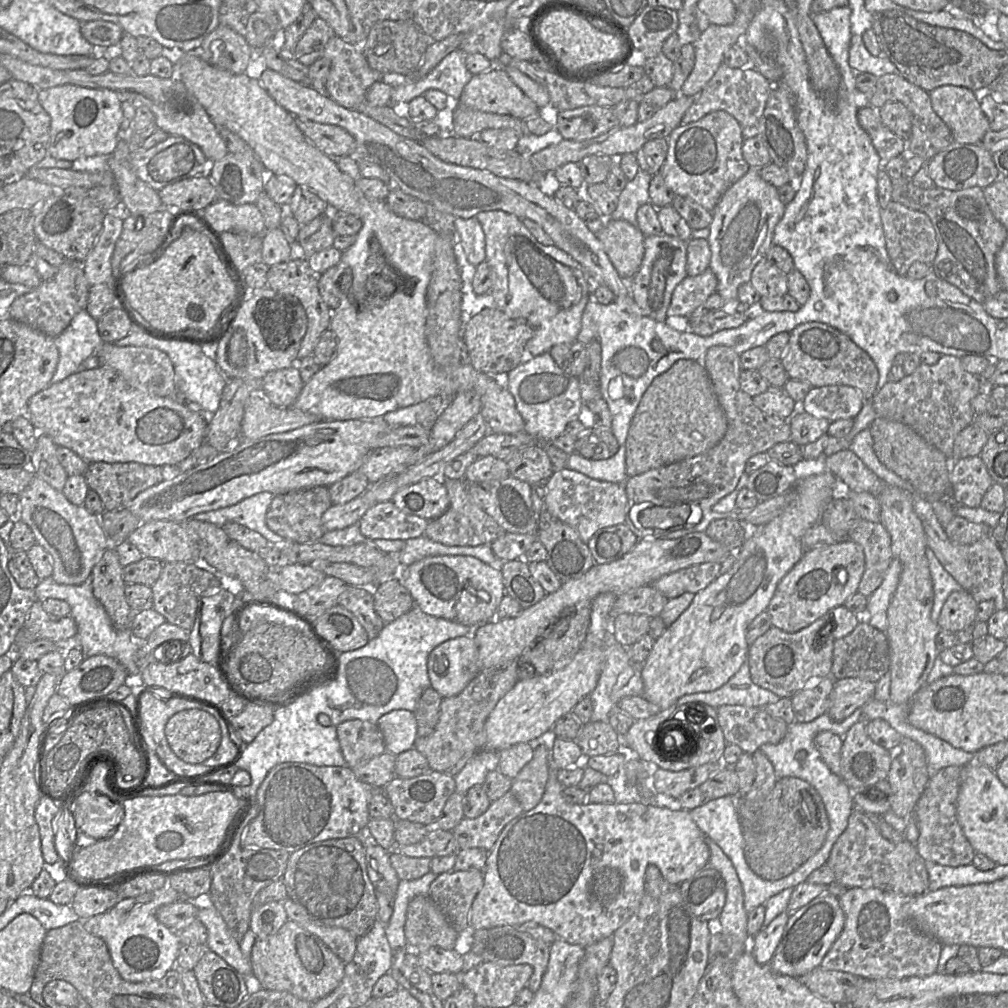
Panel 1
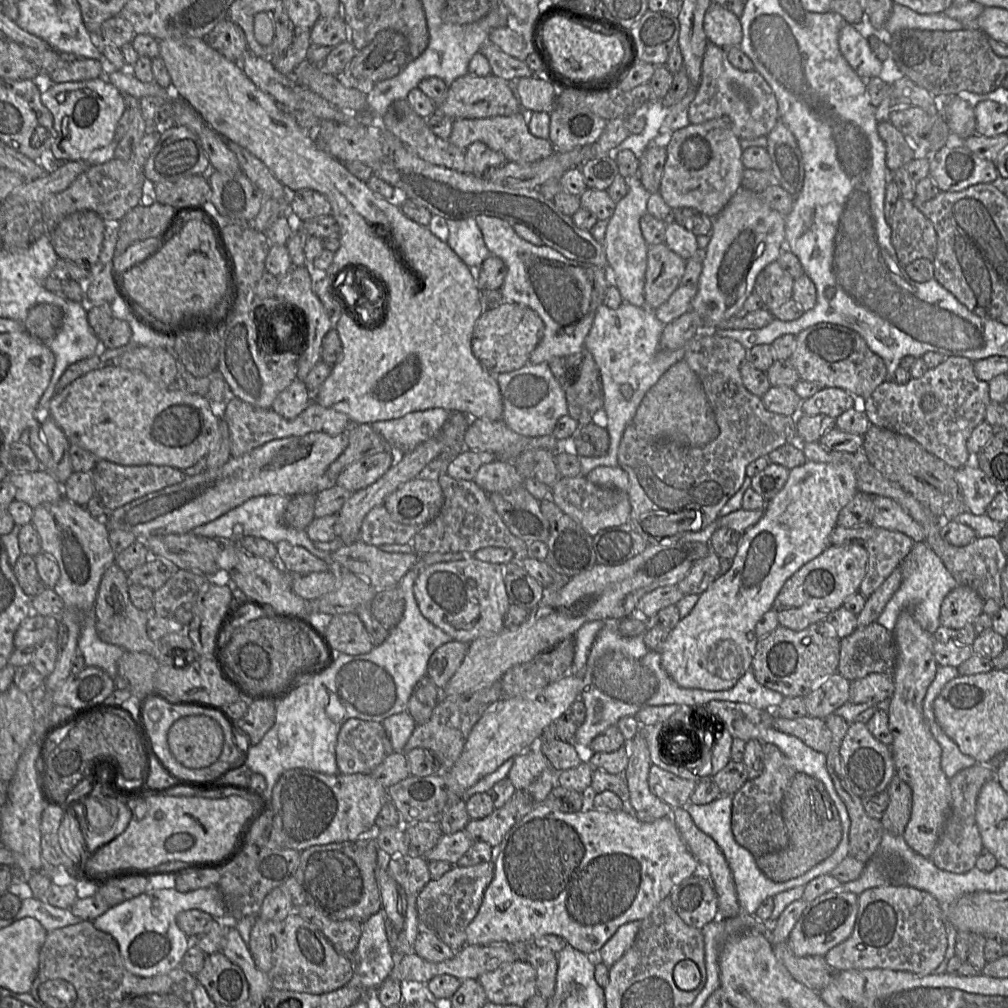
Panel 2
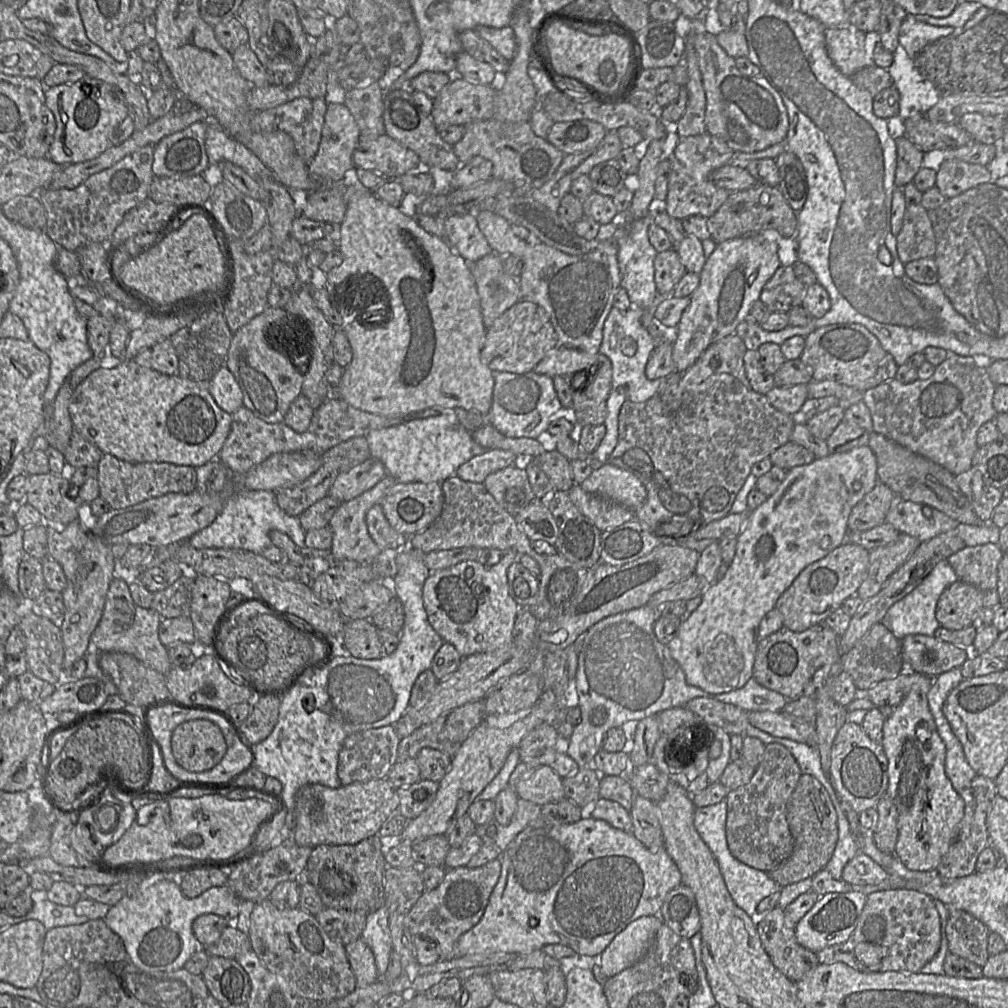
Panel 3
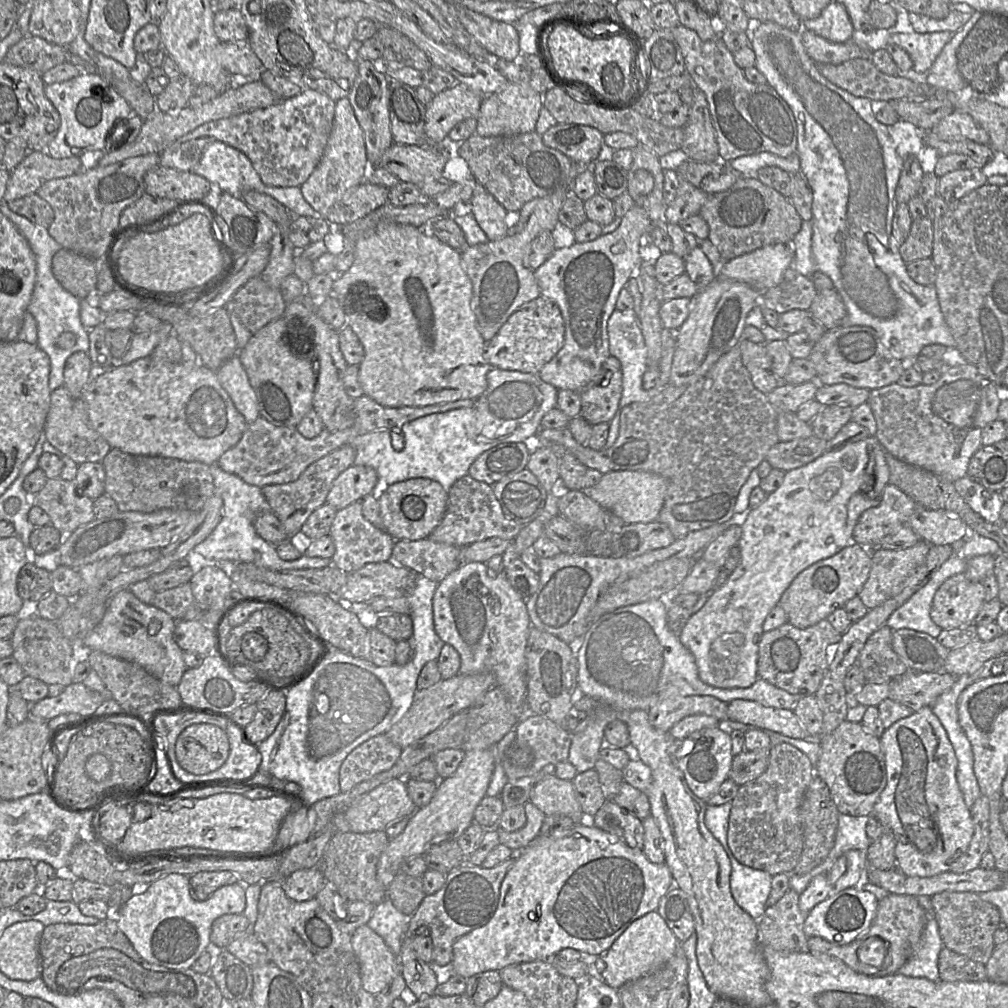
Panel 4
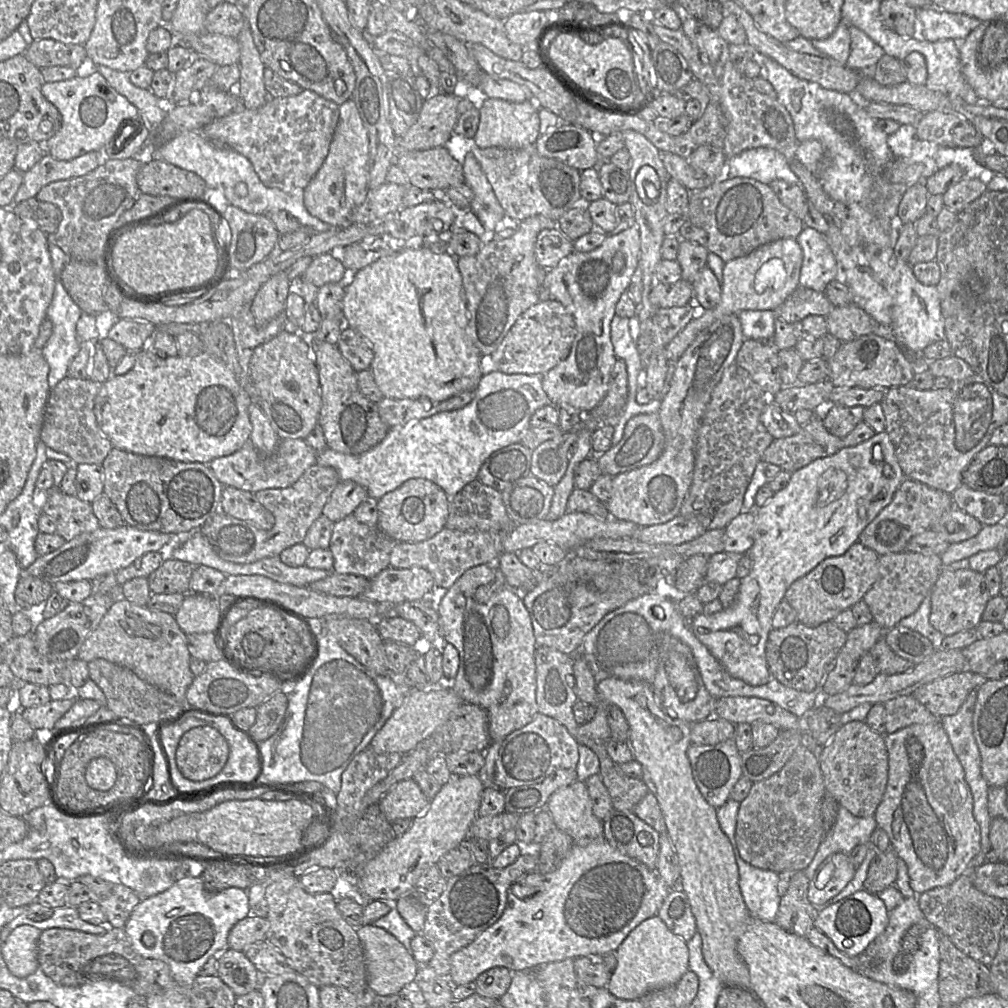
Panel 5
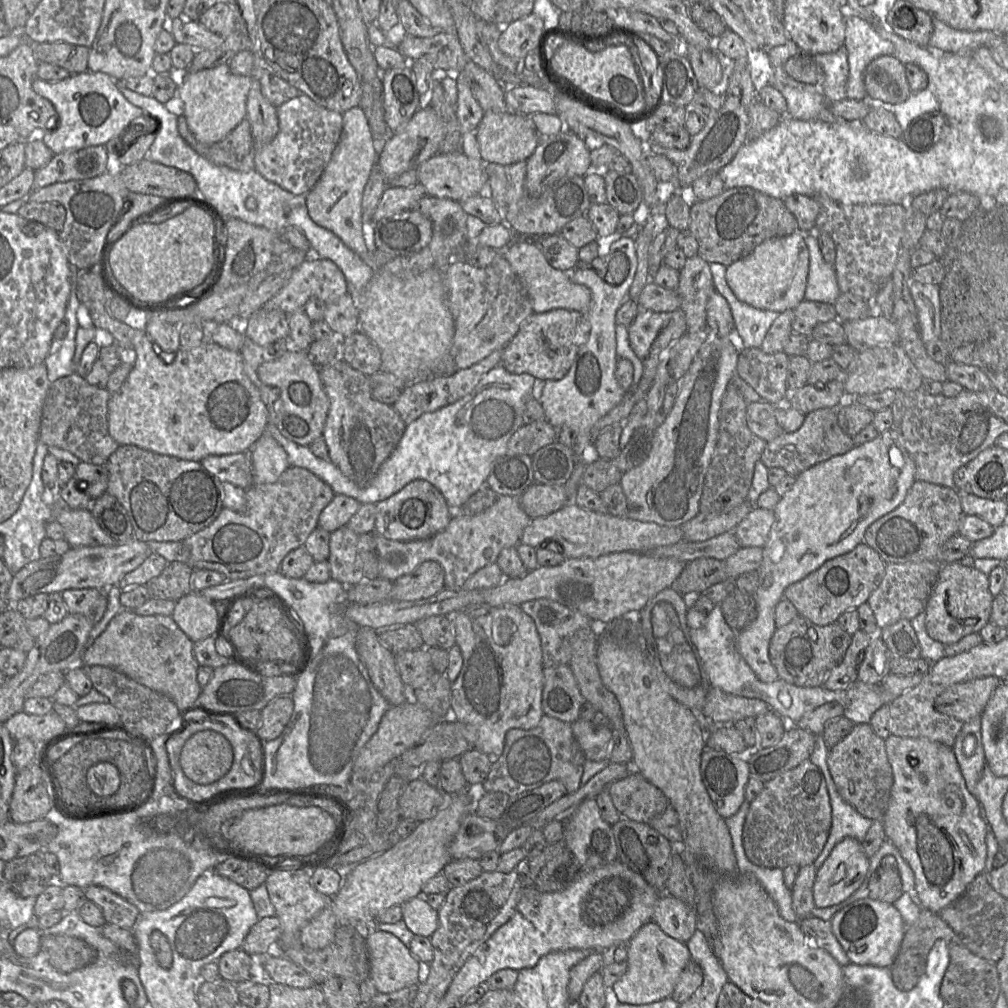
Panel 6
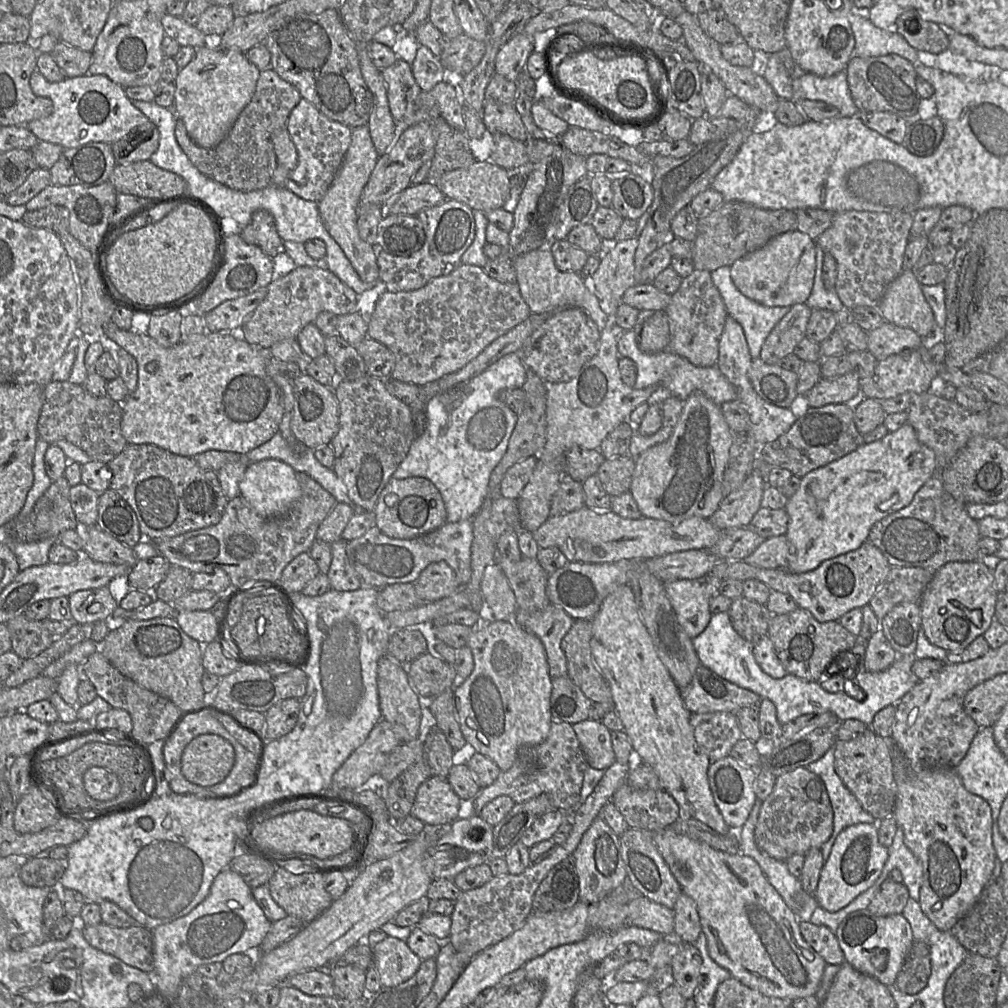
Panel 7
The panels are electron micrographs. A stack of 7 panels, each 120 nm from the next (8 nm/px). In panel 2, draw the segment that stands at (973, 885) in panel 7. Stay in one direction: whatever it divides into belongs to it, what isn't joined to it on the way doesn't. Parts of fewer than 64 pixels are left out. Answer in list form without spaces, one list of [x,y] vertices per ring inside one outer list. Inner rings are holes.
[[[908,610],[896,621],[893,636],[896,644],[896,666],[892,676],[894,692],[887,711],[893,742],[890,746],[896,775],[912,790],[912,810],[903,838],[917,854],[929,858],[950,815],[949,779],[941,769],[942,749],[925,721],[923,702],[935,679],[938,664],[933,654],[933,637],[924,631]]]

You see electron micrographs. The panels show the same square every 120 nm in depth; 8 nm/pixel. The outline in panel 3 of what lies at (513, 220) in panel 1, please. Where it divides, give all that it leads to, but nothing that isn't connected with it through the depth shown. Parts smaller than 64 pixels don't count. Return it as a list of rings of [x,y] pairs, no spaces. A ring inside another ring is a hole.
[[[487,210],[474,213],[478,227],[493,252],[499,255],[515,255],[522,260],[520,300],[541,306],[557,334],[557,343],[533,371],[553,378],[557,375],[571,375],[590,367],[600,353],[604,322],[613,307],[614,296],[621,287],[616,234],[598,242],[587,254],[568,255],[543,243],[528,244],[515,236],[511,224],[498,214]]]

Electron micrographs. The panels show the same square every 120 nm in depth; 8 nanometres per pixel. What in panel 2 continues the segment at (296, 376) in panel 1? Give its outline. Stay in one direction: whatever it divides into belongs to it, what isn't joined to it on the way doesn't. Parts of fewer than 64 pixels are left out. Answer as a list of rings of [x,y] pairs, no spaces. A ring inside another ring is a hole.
[[[295,379],[285,390],[278,394],[271,409],[286,419],[297,417],[312,401],[312,394],[304,382]]]

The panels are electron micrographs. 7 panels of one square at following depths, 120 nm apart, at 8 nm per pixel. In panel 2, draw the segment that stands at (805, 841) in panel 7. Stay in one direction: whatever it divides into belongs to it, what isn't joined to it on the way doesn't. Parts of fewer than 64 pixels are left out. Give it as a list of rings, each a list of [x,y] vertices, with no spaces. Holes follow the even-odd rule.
[[[770,743],[762,744],[763,770],[754,779],[747,779],[732,797],[731,830],[736,842],[754,857],[779,852],[789,844],[782,818],[781,803],[793,777],[797,773],[781,750]]]

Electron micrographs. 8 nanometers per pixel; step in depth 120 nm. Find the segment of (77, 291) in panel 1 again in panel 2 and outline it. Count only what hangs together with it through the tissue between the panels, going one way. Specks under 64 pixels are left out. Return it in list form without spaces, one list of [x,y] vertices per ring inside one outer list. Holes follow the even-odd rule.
[[[37,304],[27,314],[23,329],[40,341],[47,341],[56,336],[63,321],[62,310],[51,304]]]

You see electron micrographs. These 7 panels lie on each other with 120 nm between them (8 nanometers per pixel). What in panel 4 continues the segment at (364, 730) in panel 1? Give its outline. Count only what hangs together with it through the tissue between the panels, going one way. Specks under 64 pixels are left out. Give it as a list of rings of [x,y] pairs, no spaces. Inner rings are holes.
[[[379,734],[360,744],[340,767],[341,792],[348,792],[357,784],[392,768],[402,750],[385,734]]]

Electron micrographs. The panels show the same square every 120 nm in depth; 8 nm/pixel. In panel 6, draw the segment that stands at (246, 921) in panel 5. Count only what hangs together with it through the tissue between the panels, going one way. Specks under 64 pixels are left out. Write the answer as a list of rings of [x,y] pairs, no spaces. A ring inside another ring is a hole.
[[[276,916],[260,918],[249,930],[241,949],[249,955],[271,952],[281,934]]]

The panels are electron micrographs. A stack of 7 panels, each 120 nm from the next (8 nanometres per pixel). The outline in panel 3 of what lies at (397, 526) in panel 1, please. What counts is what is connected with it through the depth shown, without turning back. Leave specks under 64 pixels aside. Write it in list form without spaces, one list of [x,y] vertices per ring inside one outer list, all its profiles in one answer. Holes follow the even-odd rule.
[[[380,503],[372,506],[366,514],[368,532],[381,550],[401,550],[408,546],[409,538],[396,532],[387,521]]]

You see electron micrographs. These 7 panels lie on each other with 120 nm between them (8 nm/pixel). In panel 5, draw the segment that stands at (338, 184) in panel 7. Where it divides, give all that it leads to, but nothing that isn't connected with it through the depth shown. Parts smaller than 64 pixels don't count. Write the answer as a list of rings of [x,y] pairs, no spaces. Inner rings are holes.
[[[353,99],[339,106],[339,120],[328,154],[315,176],[304,188],[307,211],[322,222],[334,227],[350,223],[352,211],[361,205],[368,191],[369,138]]]

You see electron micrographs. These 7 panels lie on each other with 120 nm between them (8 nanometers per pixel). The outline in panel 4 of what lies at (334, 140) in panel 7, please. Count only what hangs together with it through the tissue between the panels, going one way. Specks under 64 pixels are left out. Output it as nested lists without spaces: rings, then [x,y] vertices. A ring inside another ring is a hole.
[[[306,88],[294,97],[279,99],[266,108],[206,122],[177,139],[159,155],[159,164],[182,171],[192,171],[205,147],[214,141],[223,142],[243,152],[251,161],[262,182],[268,186],[300,187],[319,164],[332,129],[335,103],[323,92]]]

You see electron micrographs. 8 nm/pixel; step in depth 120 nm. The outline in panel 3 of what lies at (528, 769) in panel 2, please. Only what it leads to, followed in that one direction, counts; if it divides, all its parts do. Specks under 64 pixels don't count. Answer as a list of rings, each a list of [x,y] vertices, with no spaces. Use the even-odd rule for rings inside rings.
[[[540,766],[531,774],[524,774],[514,790],[519,798],[539,806],[566,798],[563,778],[549,766]]]

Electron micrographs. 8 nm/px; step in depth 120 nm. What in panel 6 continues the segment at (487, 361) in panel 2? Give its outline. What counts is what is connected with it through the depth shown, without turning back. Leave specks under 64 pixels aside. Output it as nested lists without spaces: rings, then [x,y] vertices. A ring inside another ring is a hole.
[[[563,308],[532,313],[503,348],[500,364],[512,374],[530,374],[538,380],[559,380],[569,371],[580,348],[587,342],[590,322],[585,313]]]

